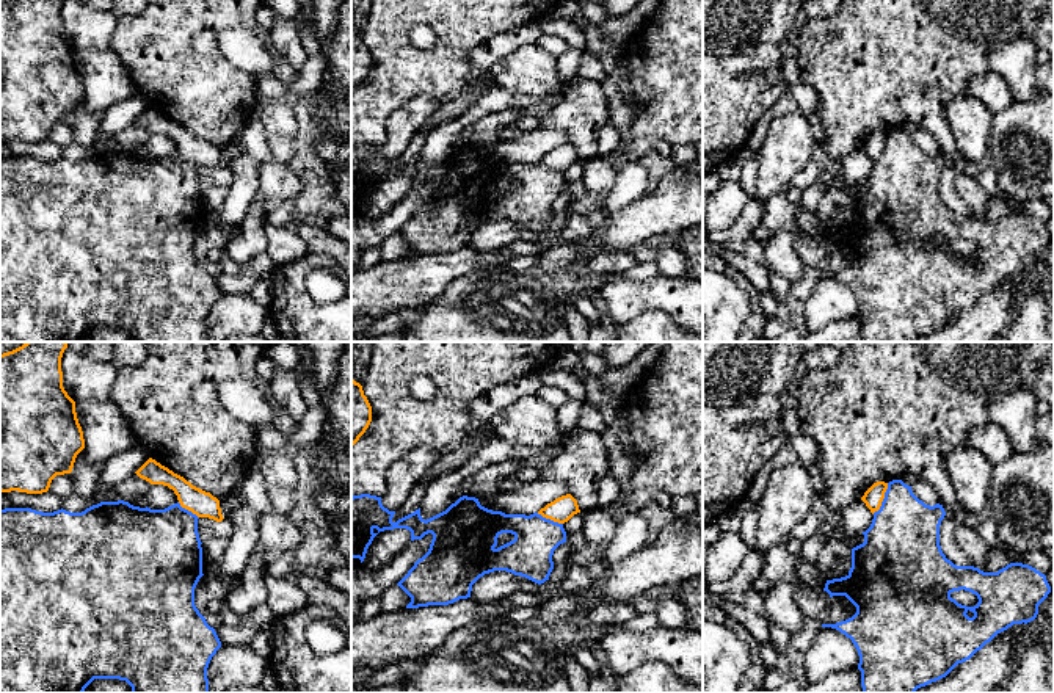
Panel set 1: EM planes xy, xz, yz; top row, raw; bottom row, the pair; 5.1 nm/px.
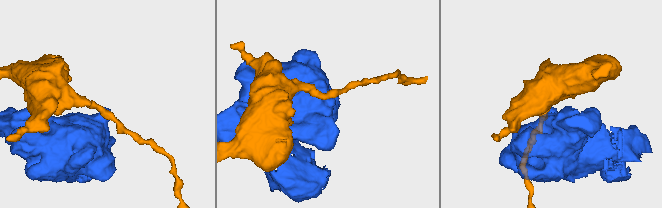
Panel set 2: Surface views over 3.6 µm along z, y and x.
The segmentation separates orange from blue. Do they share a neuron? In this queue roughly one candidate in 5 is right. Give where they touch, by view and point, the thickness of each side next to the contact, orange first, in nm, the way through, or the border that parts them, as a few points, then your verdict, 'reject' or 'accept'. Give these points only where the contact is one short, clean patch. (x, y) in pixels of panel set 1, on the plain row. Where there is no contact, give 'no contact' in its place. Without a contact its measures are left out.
meets orange in yz at (883, 146); 100 nm thick on the orange side, 380 nm on the other; border along yz (888, 132), (882, 154), (872, 162); reject

